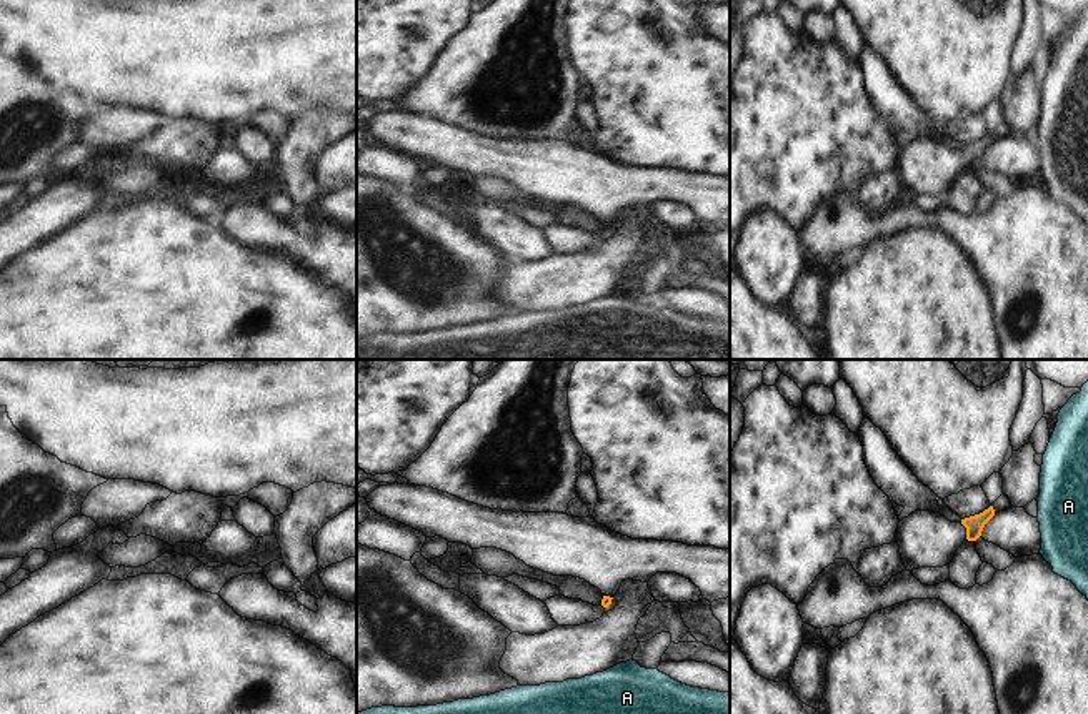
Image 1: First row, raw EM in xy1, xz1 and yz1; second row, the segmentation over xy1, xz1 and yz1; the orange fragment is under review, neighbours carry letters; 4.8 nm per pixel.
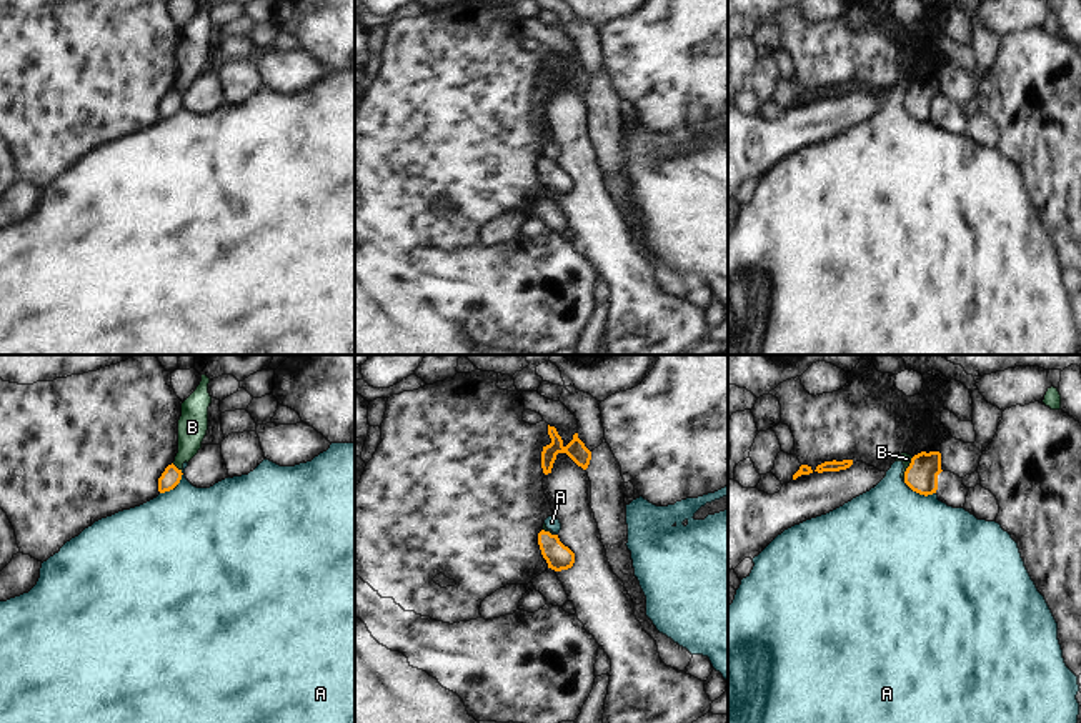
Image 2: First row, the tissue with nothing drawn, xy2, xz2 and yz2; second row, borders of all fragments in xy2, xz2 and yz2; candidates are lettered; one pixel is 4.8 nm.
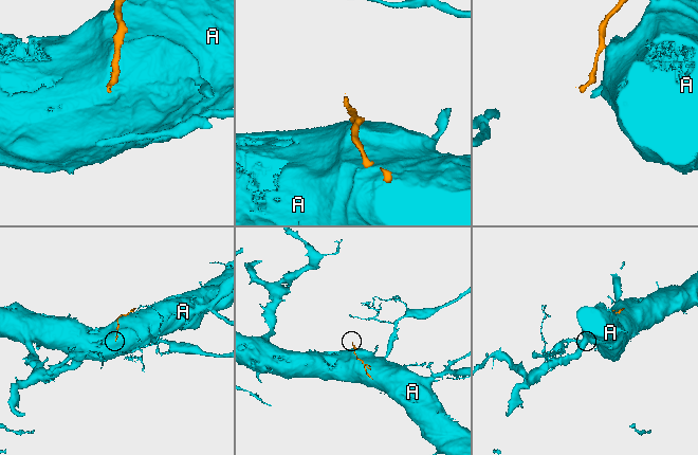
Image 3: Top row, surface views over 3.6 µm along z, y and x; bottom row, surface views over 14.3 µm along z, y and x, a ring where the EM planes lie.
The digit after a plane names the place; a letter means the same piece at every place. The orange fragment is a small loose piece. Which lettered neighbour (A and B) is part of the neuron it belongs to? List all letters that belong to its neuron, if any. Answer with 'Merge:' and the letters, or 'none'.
Merge: none

